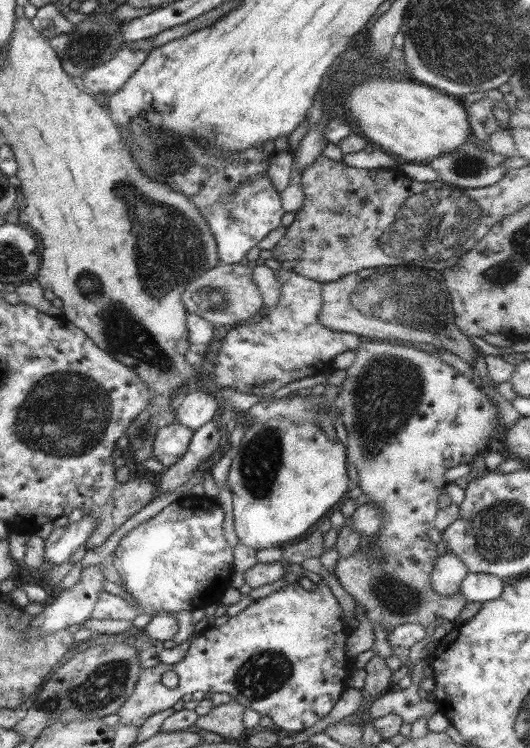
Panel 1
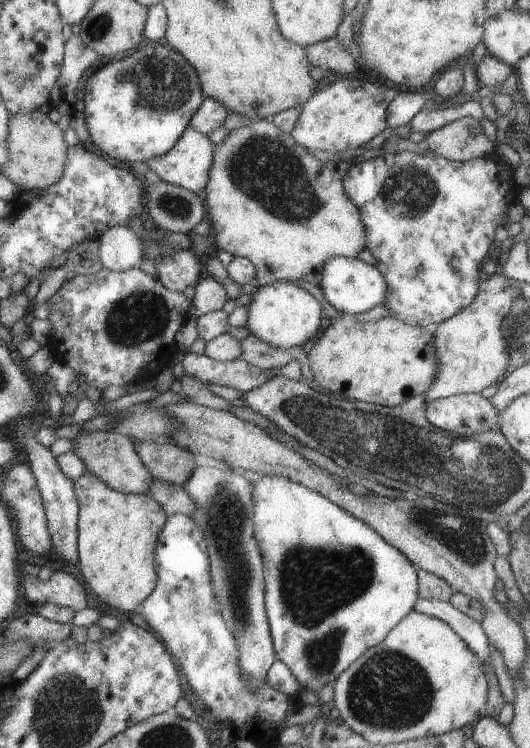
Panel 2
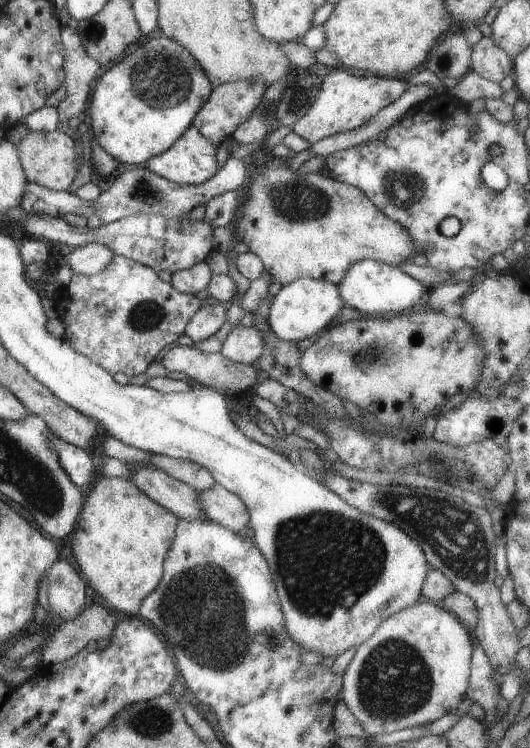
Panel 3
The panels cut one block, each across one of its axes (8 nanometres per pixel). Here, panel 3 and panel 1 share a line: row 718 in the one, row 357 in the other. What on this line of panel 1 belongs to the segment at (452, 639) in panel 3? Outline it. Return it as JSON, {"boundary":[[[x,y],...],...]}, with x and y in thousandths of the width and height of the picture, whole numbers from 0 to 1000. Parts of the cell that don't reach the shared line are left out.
{"boundary":[[[683,453],[679,463],[672,468],[674,477],[664,488],[653,496],[655,503],[645,513],[636,537],[645,548],[647,567],[657,582],[657,603],[655,618],[670,623],[675,628],[679,639],[677,651],[685,655],[698,670],[694,672],[709,672],[711,678],[723,682],[723,703],[708,715],[708,734],[715,738],[715,743],[723,743],[723,750],[743,750],[742,741],[755,738],[758,734],[770,733],[777,723],[791,717],[802,715],[813,706],[821,703],[826,679],[826,663],[838,658],[840,635],[857,623],[891,619],[902,607],[902,602],[909,602],[913,596],[921,596],[932,584],[947,580],[951,572],[938,544],[909,524],[908,516],[900,507],[892,505],[885,509],[872,499],[860,496],[857,491],[843,488],[823,473],[804,472],[785,467],[781,461],[738,456],[709,456]]]}

